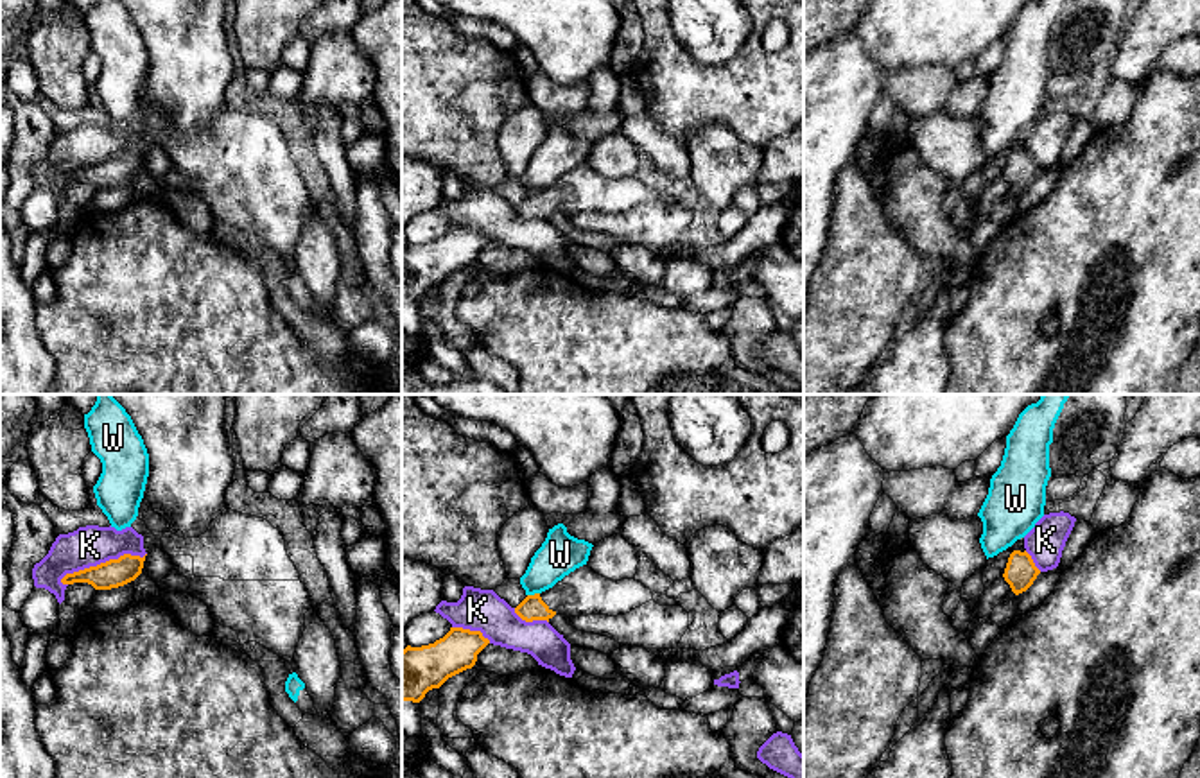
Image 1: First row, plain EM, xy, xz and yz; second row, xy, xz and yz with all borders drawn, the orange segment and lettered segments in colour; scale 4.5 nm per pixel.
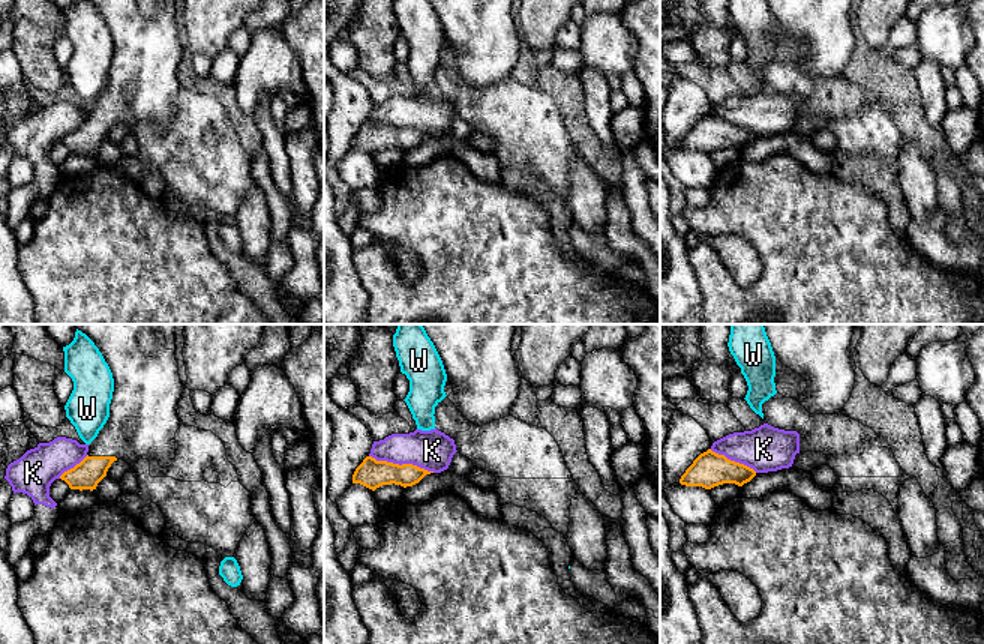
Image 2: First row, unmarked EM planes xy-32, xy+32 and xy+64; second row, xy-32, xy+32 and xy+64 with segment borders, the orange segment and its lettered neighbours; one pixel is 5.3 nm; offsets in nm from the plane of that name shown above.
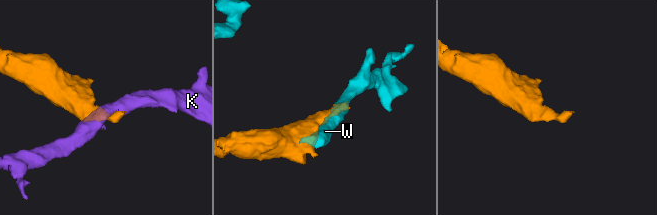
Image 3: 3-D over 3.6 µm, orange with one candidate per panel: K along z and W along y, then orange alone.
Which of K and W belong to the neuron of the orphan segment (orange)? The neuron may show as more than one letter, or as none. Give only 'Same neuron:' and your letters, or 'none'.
Same neuron: none

